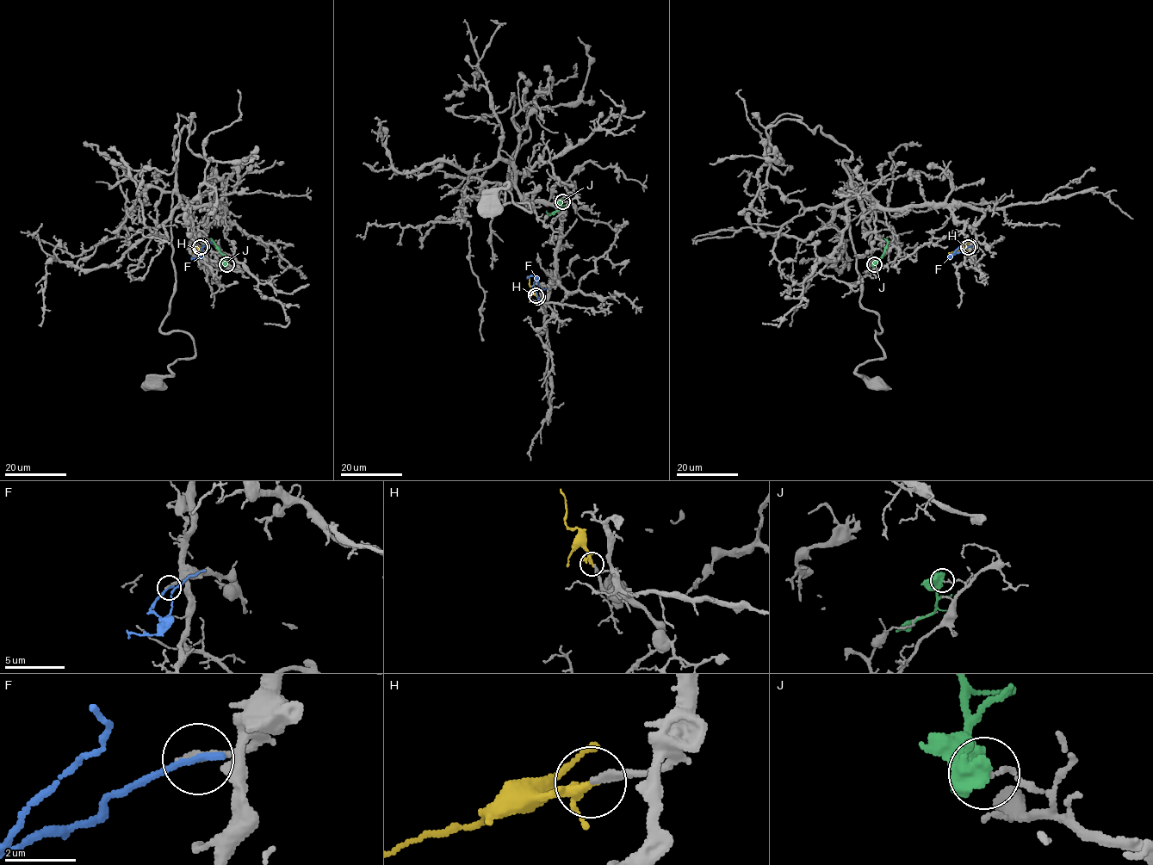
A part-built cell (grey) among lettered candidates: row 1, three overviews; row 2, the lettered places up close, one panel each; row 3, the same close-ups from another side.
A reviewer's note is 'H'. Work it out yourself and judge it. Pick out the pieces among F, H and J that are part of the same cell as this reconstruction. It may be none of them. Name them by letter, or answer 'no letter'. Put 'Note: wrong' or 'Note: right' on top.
Note: right
H

